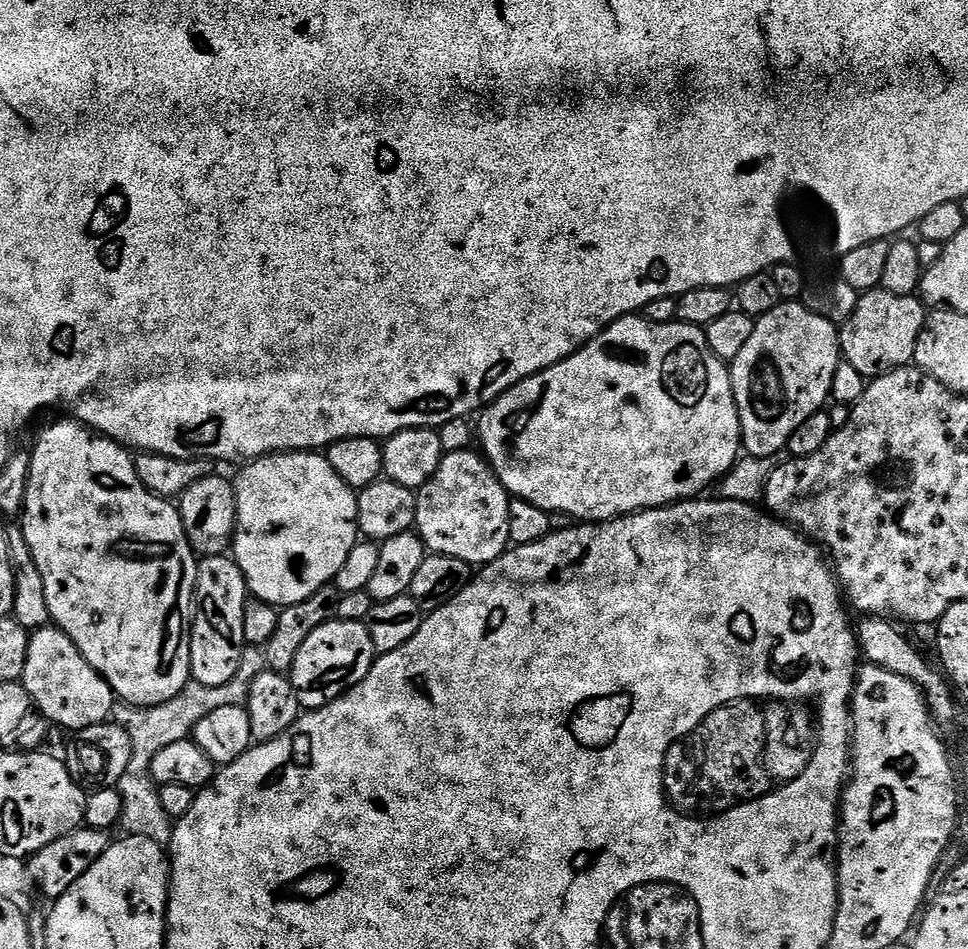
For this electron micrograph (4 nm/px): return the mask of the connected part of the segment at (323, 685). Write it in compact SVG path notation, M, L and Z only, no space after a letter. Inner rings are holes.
M334 619L318 626L318 630L306 638L302 650L298 650L298 658L294 658L290 673L301 709L321 708L338 699L342 693L349 692L355 684L362 682L362 678L366 678L377 655L374 638L370 638L370 630L365 621Z

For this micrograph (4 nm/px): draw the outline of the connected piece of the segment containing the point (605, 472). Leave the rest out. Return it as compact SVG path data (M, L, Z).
M640 314L615 320L609 328L602 329L595 338L583 344L565 360L560 360L554 366L518 382L513 388L506 389L497 400L492 401L479 413L478 419L478 444L481 444L479 447L507 492L515 499L530 502L547 512L565 512L566 515L573 516L573 521L576 522L615 520L618 516L643 512L645 508L663 508L681 500L699 497L703 488L708 488L711 484L713 487L721 476L726 475L736 465L742 452L740 419L734 402L732 374L729 365L719 360L714 350L710 350L707 331L683 322L650 322Z

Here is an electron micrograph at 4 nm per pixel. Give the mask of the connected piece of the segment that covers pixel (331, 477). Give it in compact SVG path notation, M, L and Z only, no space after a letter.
M316 450L306 452L274 452L270 456L260 456L256 460L249 460L243 465L240 477L235 477L236 489L236 535L232 541L231 551L234 553L236 565L242 570L244 580L248 583L248 591L255 599L274 604L277 608L285 608L291 604L302 602L314 594L314 590L329 587L335 581L338 570L342 570L342 562L346 562L350 550L358 543L358 506L356 505L357 493L349 488L338 474L334 474L334 466L330 466L327 455Z

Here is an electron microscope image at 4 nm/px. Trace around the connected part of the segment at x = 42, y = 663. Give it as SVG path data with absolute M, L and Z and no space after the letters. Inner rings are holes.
M55 626L32 632L22 683L39 713L60 729L72 728L71 731L77 733L83 728L103 724L111 717L114 707L112 688L98 674L98 670L82 658L78 646L74 646L70 637Z

